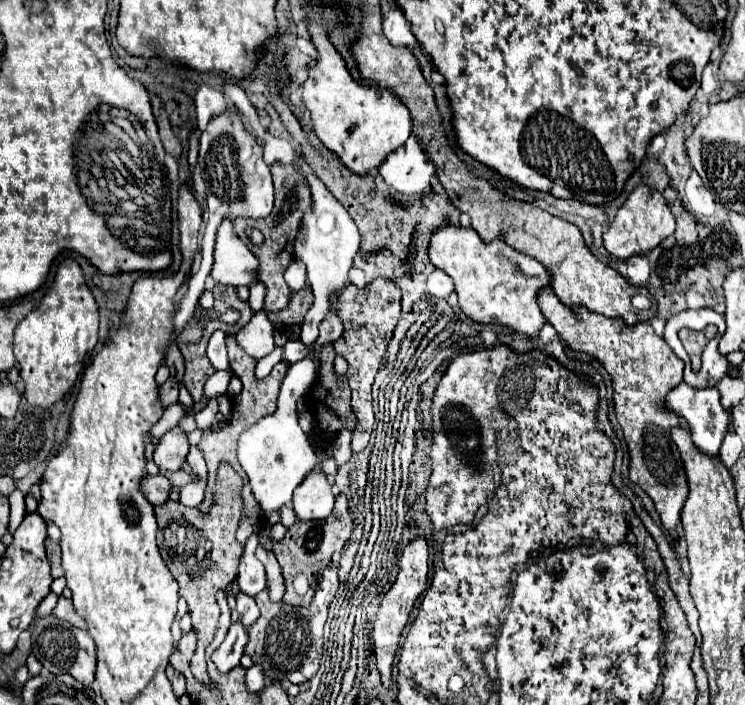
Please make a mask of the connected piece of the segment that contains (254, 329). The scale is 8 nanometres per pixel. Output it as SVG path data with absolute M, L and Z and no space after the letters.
M263 311L252 316L249 323L237 333L236 340L239 345L243 345L243 351L247 351L247 355L257 361L275 349L273 325Z

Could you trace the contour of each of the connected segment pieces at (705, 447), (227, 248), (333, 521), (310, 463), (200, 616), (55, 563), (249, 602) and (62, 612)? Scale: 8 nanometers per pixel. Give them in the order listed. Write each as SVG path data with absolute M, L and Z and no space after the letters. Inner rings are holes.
M679 383L669 395L667 395L667 407L685 417L687 423L691 425L691 433L693 433L693 443L695 447L709 455L709 457L717 457L719 455L719 447L721 447L721 441L725 437L725 433L729 431L729 413L721 407L719 403L719 391L715 387L705 387L705 389L695 389L695 387L689 387L687 383Z
M225 219L217 231L215 265L211 271L213 279L234 287L249 285L257 277L257 267L255 255L251 255L245 243L235 235L231 221Z
M339 495L335 499L335 509L333 513L325 519L325 521L319 521L319 523L303 523L303 521L295 521L287 535L279 541L279 543L273 543L273 553L281 565L281 571L283 571L283 577L285 577L285 595L283 595L283 601L289 603L289 605L297 605L297 607L309 607L311 603L311 597L313 597L313 591L317 587L317 579L321 577L321 573L327 569L331 557L335 551L341 551L343 545L349 541L351 537L351 531L353 531L353 515L347 507L347 499L345 495ZM297 577L305 577L305 587L299 589L299 585L295 587L295 579Z
M309 355L307 361L297 361L295 365L289 367L287 377L283 379L283 385L281 385L277 411L269 417L259 419L249 431L245 431L239 437L237 459L249 477L251 489L255 493L255 499L261 507L263 517L269 517L271 511L281 509L283 505L289 505L293 489L319 463L309 437L303 433L303 429L297 423L297 401L309 391L311 383L315 381L315 375L317 375L311 359L313 357Z
M219 467L217 485L215 485L215 497L217 499L215 499L215 505L213 505L209 515L203 515L201 511L185 507L177 501L165 501L163 505L155 507L155 515L157 515L157 523L159 523L157 545L159 545L163 561L167 563L175 581L179 583L179 595L187 599L189 613L191 613L191 623L193 623L193 629L197 633L197 649L195 649L195 655L191 657L191 671L193 671L195 679L201 681L201 683L209 683L209 675L207 675L207 669L205 669L207 667L205 647L213 639L215 627L217 627L217 621L219 621L219 605L217 605L215 595L217 595L217 591L227 589L227 585L237 577L237 565L239 565L239 559L243 555L243 545L235 537L237 525L239 525L239 519L241 519L241 511L243 511L243 503L241 503L239 493L241 493L241 477L231 467Z
M47 539L45 541L45 551L47 551L47 557L51 561L51 575L61 577L63 569L61 569L61 547L59 547L59 543Z
M243 593L237 595L237 611L241 615L239 621L245 629L249 629L259 619L259 607L257 607L255 599L249 595L243 595Z
M59 597L59 603L57 603L57 607L53 609L53 615L55 615L57 619L61 619L61 621L71 623L73 627L79 627L79 629L85 629L85 627L87 627L87 625L83 623L83 619L81 619L79 615L75 615L75 609L73 609L71 599Z

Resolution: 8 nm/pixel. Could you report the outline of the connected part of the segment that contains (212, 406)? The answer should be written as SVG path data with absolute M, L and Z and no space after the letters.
M211 399L211 401L207 403L207 407L205 407L205 409L201 409L201 411L197 411L197 415L195 415L197 429L201 429L201 431L209 429L209 427L211 427L211 423L215 421L215 413L217 413L217 401L215 401L215 399Z

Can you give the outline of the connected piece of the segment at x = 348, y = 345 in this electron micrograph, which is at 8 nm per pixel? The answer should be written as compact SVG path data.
M375 279L371 285L365 289L359 289L355 285L349 285L345 291L339 295L339 317L343 319L347 333L337 339L335 353L339 357L345 357L349 369L347 369L347 381L351 387L351 407L357 417L357 429L353 432L351 449L354 453L363 451L367 447L373 427L373 407L371 407L371 383L375 373L381 367L383 353L387 349L387 343L393 335L395 323L399 321L401 313L401 291L395 283L387 279Z

